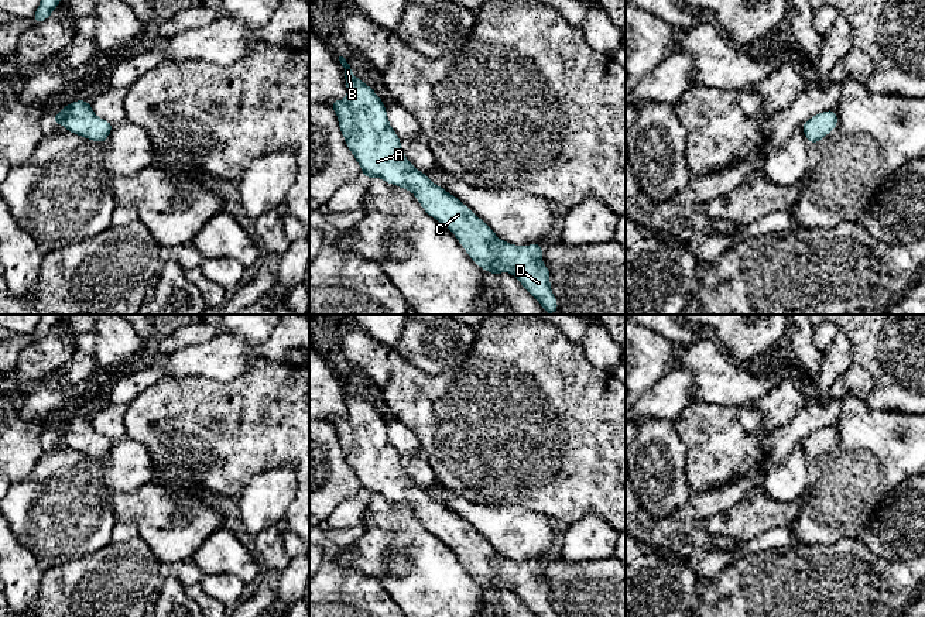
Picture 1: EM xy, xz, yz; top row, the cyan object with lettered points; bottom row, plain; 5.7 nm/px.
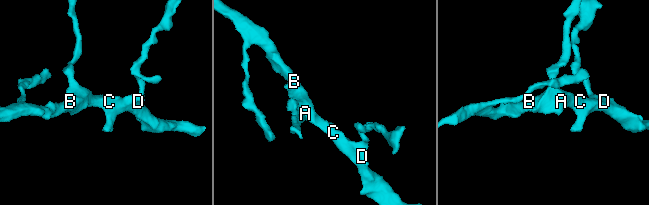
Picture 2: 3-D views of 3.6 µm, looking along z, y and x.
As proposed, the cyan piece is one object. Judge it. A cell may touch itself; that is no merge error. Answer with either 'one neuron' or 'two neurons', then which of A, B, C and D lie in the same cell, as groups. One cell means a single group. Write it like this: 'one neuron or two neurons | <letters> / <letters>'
one neuron | A B C D

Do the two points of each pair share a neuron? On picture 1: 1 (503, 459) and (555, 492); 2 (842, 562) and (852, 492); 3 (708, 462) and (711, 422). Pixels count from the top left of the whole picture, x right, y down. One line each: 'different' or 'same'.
1: same
2: different
3: same

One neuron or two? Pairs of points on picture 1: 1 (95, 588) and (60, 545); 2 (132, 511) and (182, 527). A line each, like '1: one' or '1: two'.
1: two
2: one

